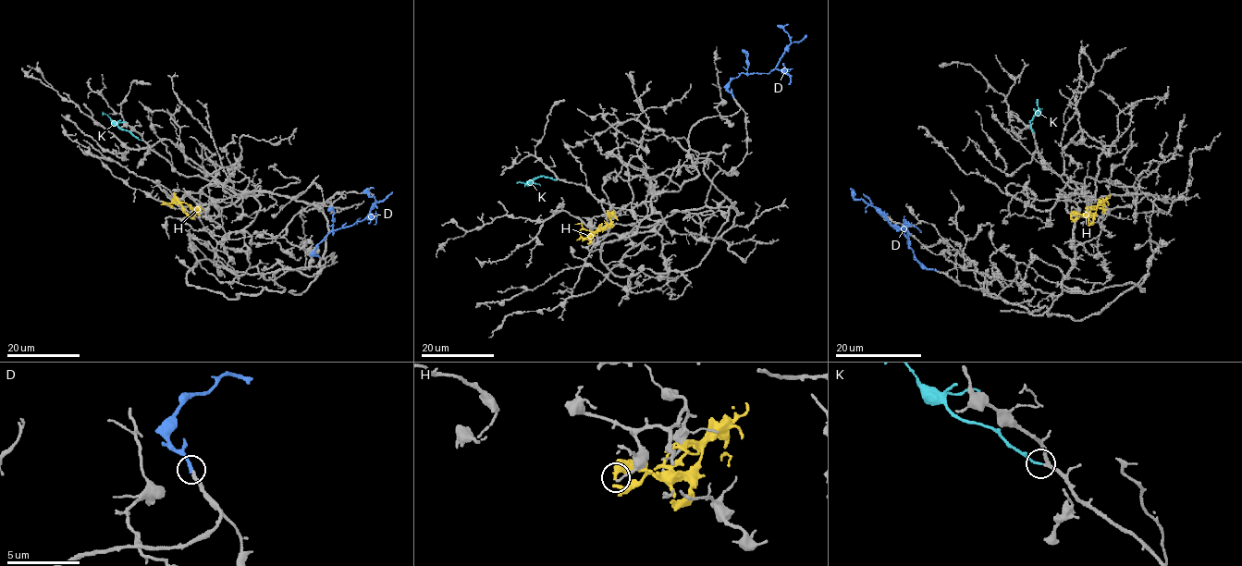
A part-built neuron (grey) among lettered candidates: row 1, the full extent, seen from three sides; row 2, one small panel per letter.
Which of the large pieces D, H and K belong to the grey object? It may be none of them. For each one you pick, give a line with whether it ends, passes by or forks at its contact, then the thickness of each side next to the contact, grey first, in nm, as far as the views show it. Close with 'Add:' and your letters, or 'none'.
D: it ends there; 200 nm thick on the grey side, 240 nm on the other
K: it ends there; 220 nm thick on the grey side, 140 nm on the other
Add: D, K

